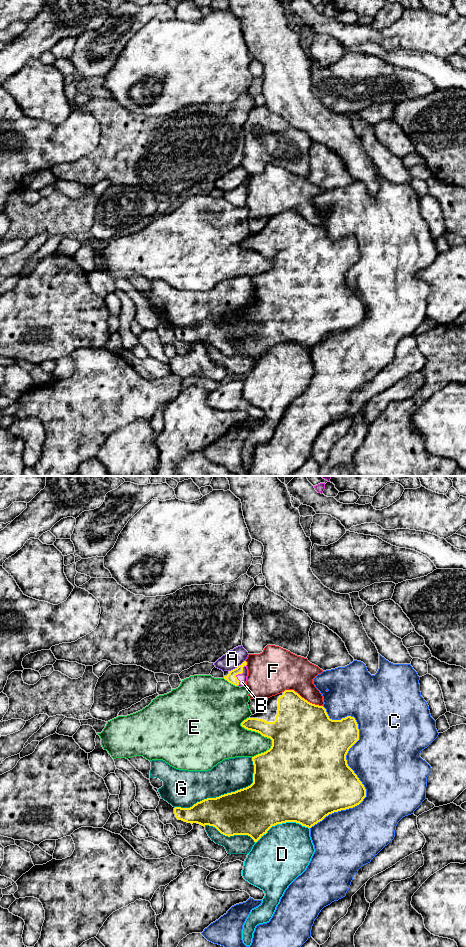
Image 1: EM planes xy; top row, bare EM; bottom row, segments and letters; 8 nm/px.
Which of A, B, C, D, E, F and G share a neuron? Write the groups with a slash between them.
A / B / C / D / E / F / G

